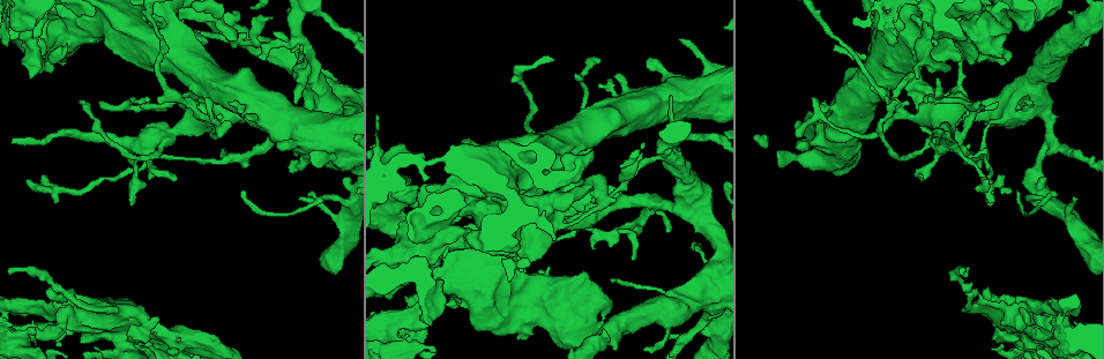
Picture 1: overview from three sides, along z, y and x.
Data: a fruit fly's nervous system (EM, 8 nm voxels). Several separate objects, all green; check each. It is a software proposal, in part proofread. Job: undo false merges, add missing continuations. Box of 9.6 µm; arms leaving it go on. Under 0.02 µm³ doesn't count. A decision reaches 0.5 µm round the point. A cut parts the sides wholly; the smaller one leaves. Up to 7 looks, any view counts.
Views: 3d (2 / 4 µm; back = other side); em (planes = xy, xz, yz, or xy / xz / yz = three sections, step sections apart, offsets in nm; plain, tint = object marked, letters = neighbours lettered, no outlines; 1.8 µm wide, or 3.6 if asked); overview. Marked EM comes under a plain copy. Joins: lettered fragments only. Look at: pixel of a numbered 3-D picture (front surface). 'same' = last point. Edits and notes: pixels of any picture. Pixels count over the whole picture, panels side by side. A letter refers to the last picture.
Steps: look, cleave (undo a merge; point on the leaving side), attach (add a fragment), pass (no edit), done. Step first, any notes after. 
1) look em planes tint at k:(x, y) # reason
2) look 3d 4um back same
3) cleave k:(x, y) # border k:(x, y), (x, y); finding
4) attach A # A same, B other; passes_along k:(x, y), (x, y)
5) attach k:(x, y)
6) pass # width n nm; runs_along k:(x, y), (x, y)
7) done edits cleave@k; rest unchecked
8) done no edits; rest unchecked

look 3d 4um at 1:(170, 52) # thick turns thin

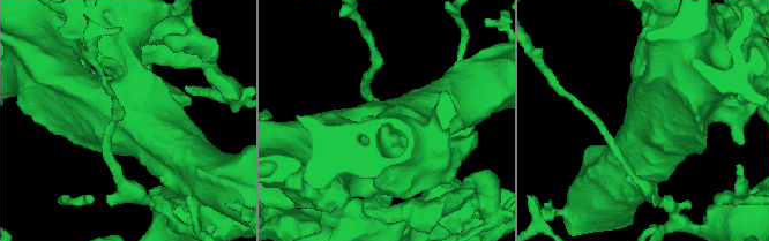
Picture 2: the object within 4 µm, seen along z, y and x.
look em 3.6um planes tint at 2:(125, 115) # now the EM

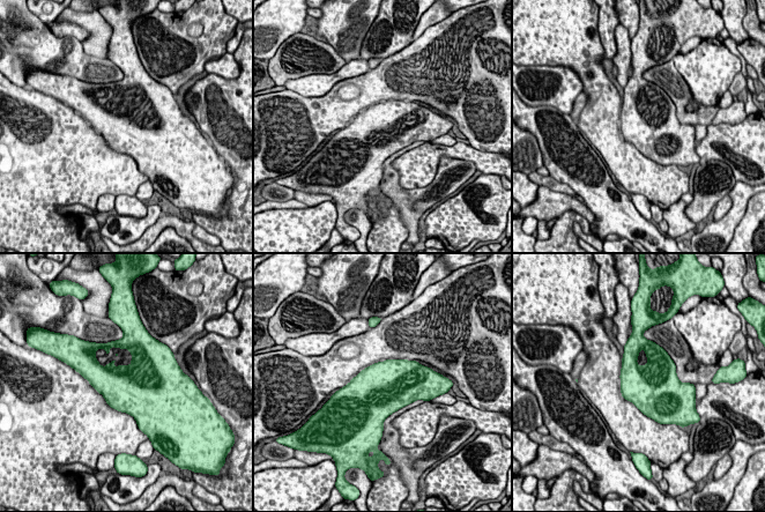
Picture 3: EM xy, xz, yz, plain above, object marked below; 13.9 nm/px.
look em 3.6um planes letters same # see the neighbours

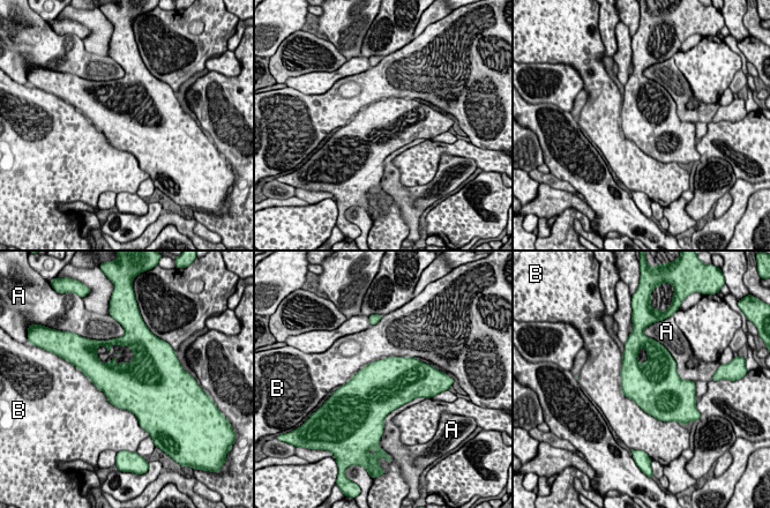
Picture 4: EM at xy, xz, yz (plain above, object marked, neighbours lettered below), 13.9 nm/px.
pass # longest_contact B 950 nm; A other, B other; border 4:(86, 374), (112, 404), (137, 418); one cell here

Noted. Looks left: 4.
look 3d 4um at 1:(85, 32)

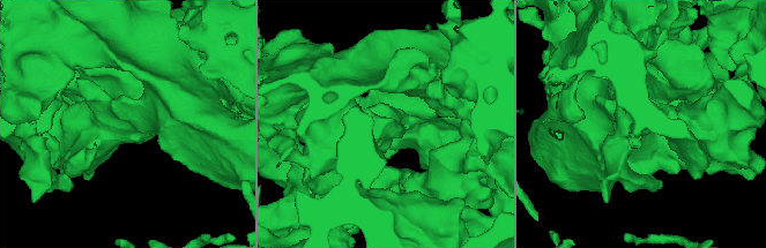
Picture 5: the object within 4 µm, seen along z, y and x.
look em 3.6um xy step 8 letters at 5:(121, 123) # arms 4; need the tissue

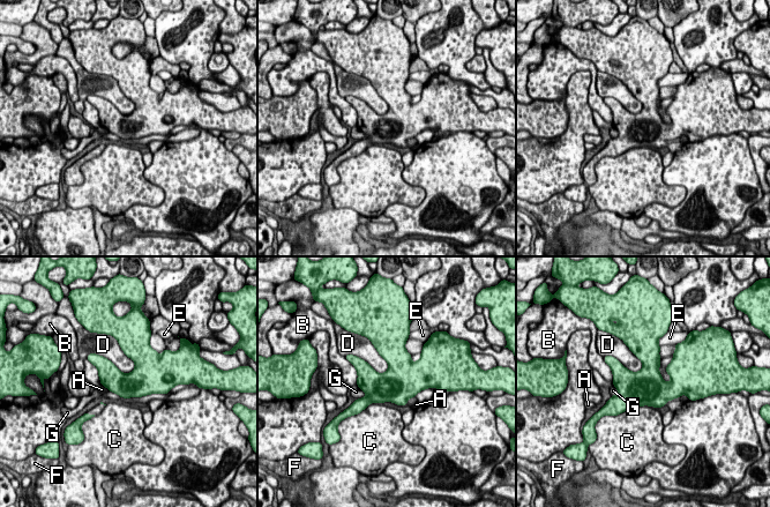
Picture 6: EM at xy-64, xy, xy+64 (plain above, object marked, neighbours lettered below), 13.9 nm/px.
pass # width 380 nm; A other, B other, C other, D other, E other, F other, G other; all the same cell

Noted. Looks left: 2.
look em planes tint at 1:(938, 24) # thin neck

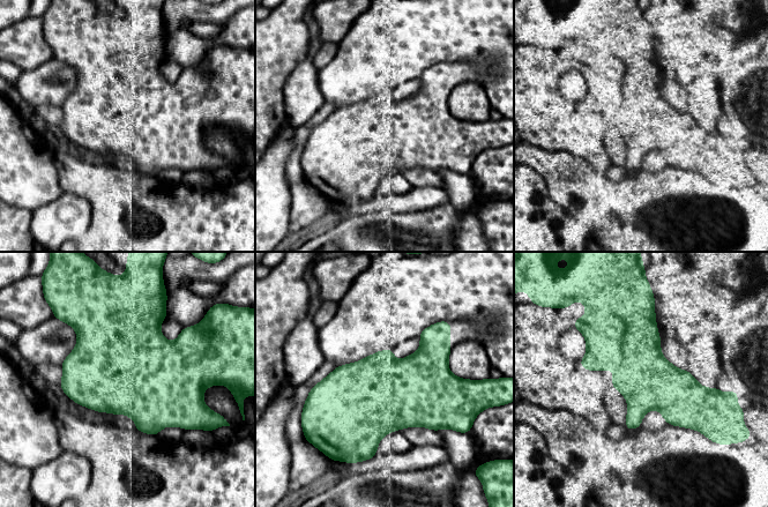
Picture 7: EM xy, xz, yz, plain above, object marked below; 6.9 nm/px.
look em planes letters same

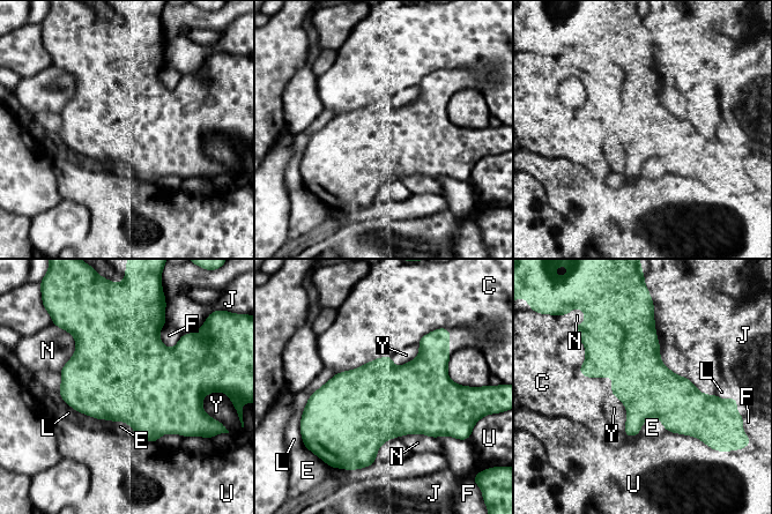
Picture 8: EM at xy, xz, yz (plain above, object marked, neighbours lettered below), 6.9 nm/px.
pass # longest_contact C 420 nm; C other, E other, F other, J other, L other, N other, U other, Y other; border 8:(418, 344), (413, 359), (392, 364); all the same cell

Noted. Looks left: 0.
done no edits; rest unchecked

